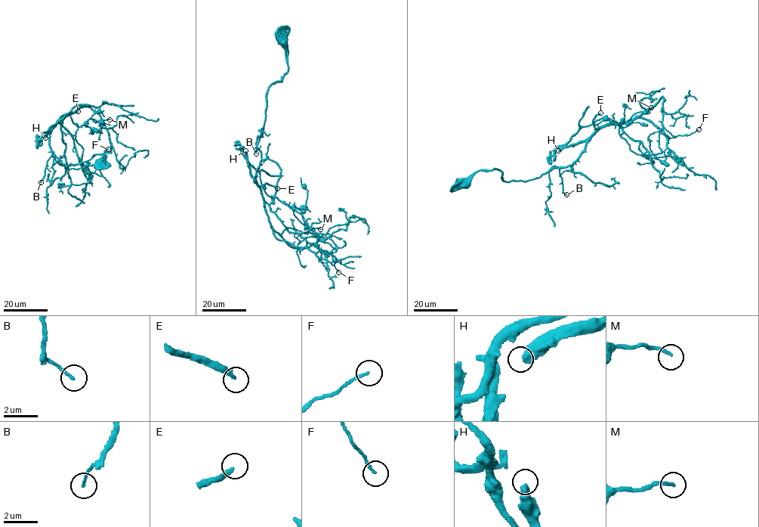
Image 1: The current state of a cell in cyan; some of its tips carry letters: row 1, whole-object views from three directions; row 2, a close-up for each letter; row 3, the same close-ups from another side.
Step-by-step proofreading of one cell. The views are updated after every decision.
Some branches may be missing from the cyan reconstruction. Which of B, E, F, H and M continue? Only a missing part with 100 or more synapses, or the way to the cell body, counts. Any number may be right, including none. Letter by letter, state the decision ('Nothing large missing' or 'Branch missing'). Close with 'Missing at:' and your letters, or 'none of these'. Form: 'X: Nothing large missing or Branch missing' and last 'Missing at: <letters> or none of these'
B: Nothing large missing
E: Branch missing
F: Nothing large missing
H: Nothing large missing
M: Nothing large missing
Missing at: E

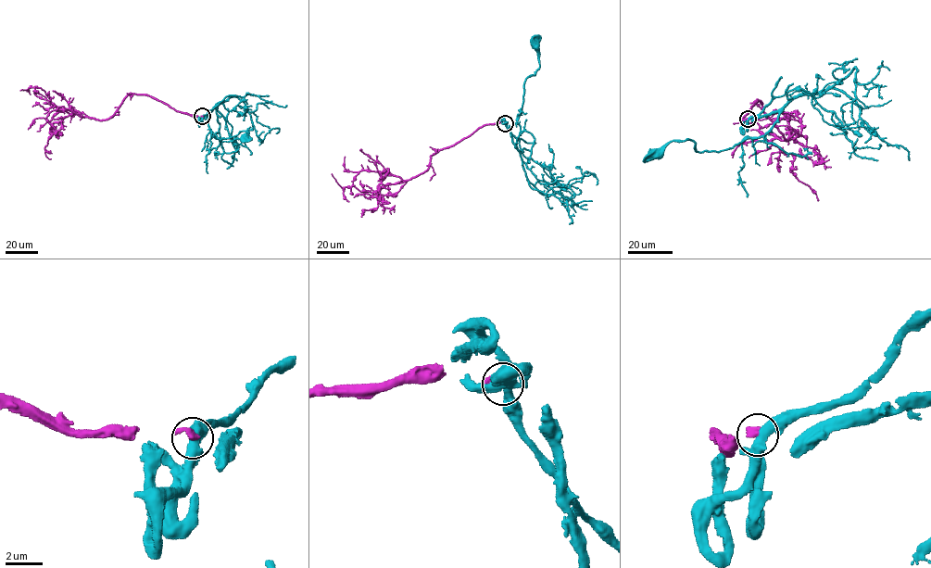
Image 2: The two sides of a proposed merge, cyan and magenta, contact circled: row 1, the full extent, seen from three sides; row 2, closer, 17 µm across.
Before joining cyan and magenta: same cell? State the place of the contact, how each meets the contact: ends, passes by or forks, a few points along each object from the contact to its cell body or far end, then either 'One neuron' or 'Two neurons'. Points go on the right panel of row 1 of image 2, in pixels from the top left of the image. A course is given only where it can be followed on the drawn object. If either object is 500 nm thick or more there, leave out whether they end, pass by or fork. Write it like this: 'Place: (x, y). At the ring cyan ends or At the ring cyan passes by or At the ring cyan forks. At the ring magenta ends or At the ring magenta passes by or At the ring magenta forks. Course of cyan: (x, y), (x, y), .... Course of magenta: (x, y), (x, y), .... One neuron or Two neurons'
Place: (748, 119). At the ring cyan passes by. At the ring magenta ends. Course of cyan: (748, 119), (798, 86), (824, 120), (868, 129), (827, 88), (731, 148), (687, 139), (654, 153). Course of magenta: (748, 119), (742, 119), (760, 101), (788, 138), (773, 139), (773, 145), (793, 157), (791, 170), (818, 199). Two neurons

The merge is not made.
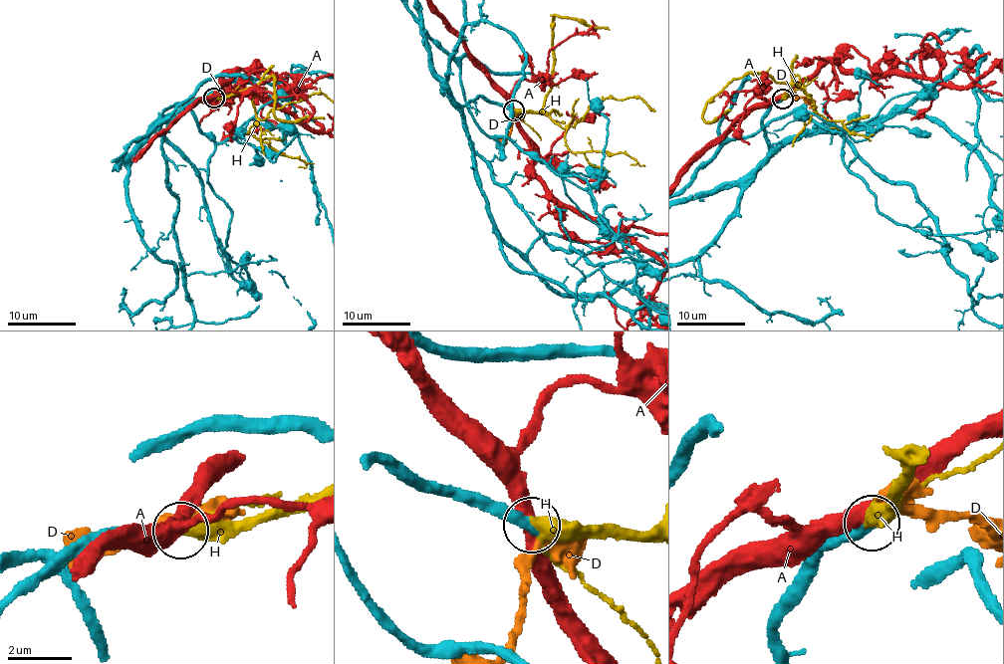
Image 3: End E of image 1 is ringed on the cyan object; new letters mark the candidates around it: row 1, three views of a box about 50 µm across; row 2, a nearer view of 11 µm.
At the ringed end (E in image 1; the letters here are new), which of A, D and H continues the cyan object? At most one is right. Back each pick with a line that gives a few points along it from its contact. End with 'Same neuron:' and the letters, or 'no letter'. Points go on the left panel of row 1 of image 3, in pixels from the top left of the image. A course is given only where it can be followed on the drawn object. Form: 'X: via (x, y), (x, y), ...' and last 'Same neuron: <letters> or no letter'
H: via (214, 98), (229, 98), (274, 76), (276, 118), (298, 121), (304, 117), (325, 117)
Same neuron: H

